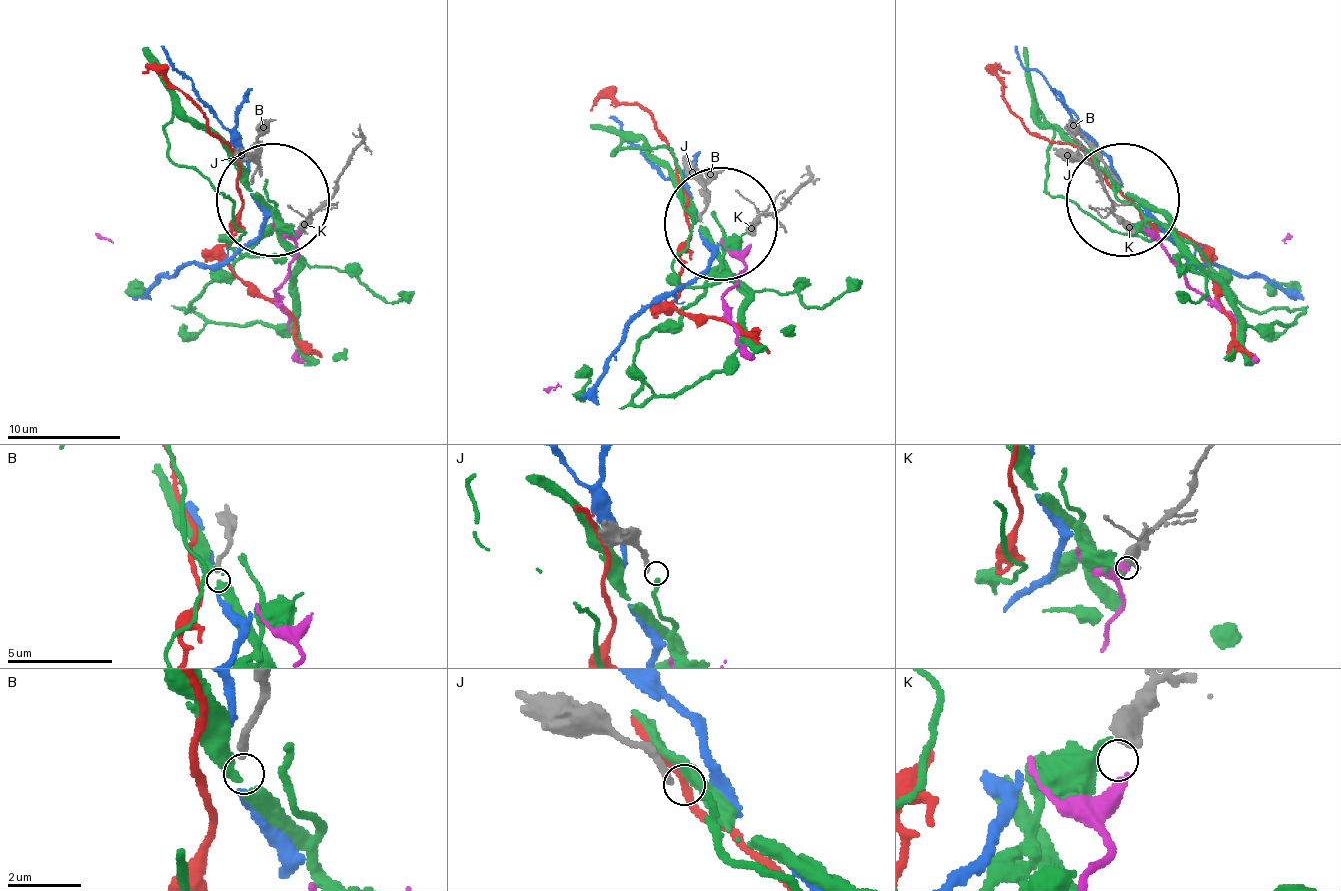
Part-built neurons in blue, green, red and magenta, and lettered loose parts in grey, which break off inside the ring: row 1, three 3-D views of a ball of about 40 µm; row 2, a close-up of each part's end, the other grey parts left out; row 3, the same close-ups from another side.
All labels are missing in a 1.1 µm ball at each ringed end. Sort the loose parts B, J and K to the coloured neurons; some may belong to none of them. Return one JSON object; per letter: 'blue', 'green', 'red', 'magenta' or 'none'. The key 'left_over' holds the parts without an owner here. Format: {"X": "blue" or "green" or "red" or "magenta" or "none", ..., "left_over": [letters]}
{"B": "none", "J": "green", "K": "none", "left_over": ["B", "K"]}

